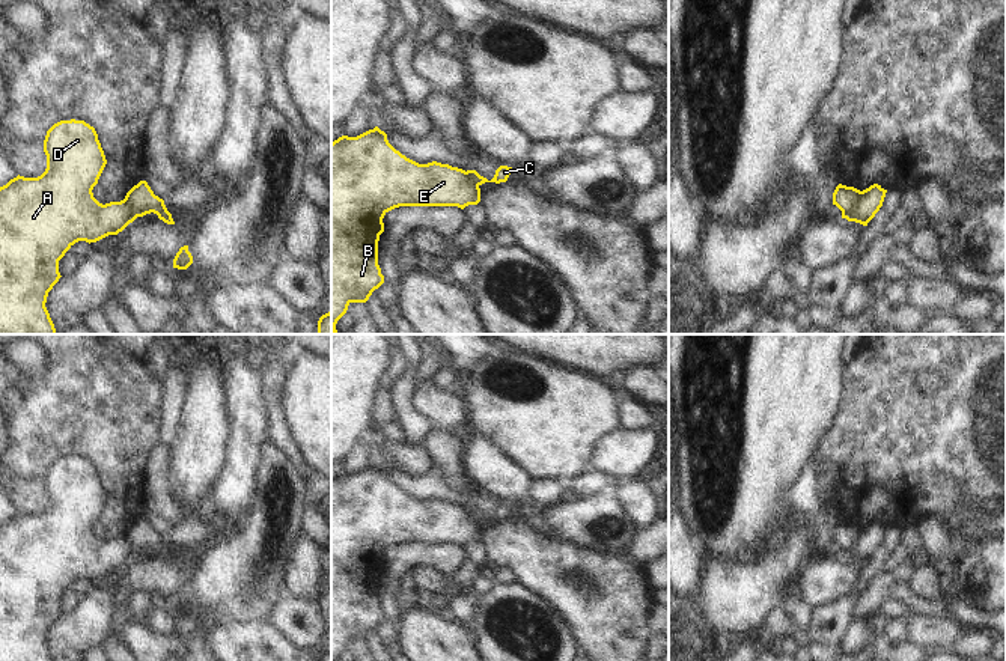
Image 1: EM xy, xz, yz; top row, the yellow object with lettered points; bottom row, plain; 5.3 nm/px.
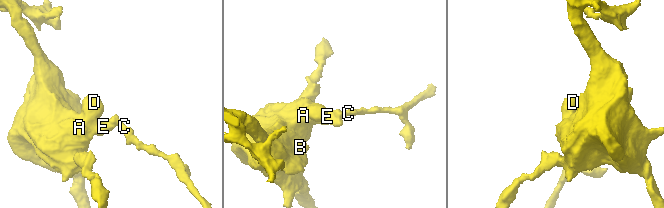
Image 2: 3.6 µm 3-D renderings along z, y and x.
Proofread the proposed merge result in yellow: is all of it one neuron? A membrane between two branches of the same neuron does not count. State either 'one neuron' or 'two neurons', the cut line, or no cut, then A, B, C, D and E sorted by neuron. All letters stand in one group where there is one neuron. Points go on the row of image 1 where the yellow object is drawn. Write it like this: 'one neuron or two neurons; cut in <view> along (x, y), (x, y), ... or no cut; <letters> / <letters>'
two neurons; cut in yz along (862, 191), (857, 205), (847, 219); A B D E / C

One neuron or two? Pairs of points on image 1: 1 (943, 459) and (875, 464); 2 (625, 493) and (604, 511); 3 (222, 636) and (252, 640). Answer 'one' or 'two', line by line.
1: one
2: two
3: one

